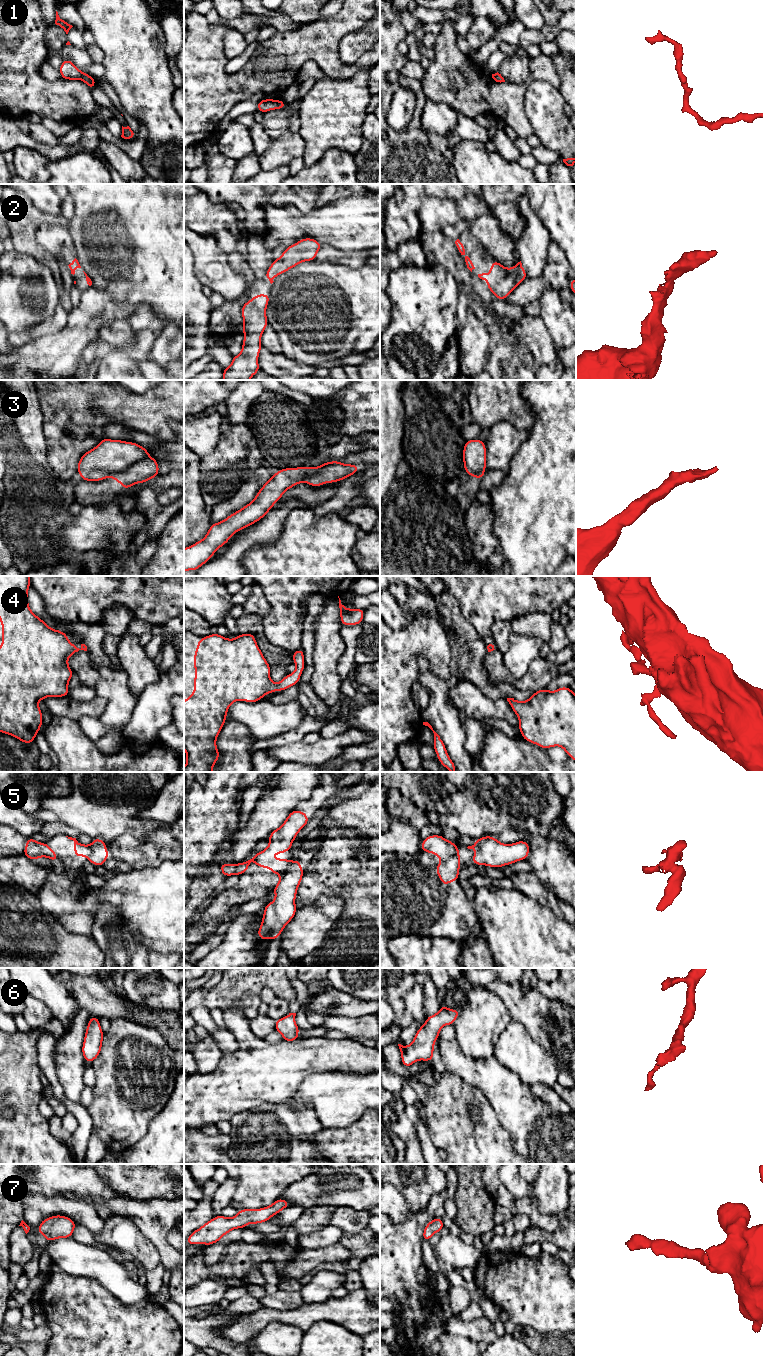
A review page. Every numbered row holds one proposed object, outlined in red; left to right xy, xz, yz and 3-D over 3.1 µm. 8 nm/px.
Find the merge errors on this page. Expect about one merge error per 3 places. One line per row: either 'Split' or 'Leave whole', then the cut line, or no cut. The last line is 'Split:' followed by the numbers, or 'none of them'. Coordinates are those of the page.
1: Leave whole. No split
2: Leave whole. No split
3: Split. Split along xy (148, 455), (121, 471), (112, 472), (108, 476)
4: Leave whole. No split
5: Split. Split along xy (91, 845), (92, 852), (88, 859)
6: Leave whole. No split
7: Leave whole. No split
Split: 3, 5

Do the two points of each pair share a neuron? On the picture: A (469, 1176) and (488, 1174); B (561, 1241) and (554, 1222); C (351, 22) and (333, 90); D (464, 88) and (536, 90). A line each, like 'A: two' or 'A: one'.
A: two
B: two
C: two
D: two

